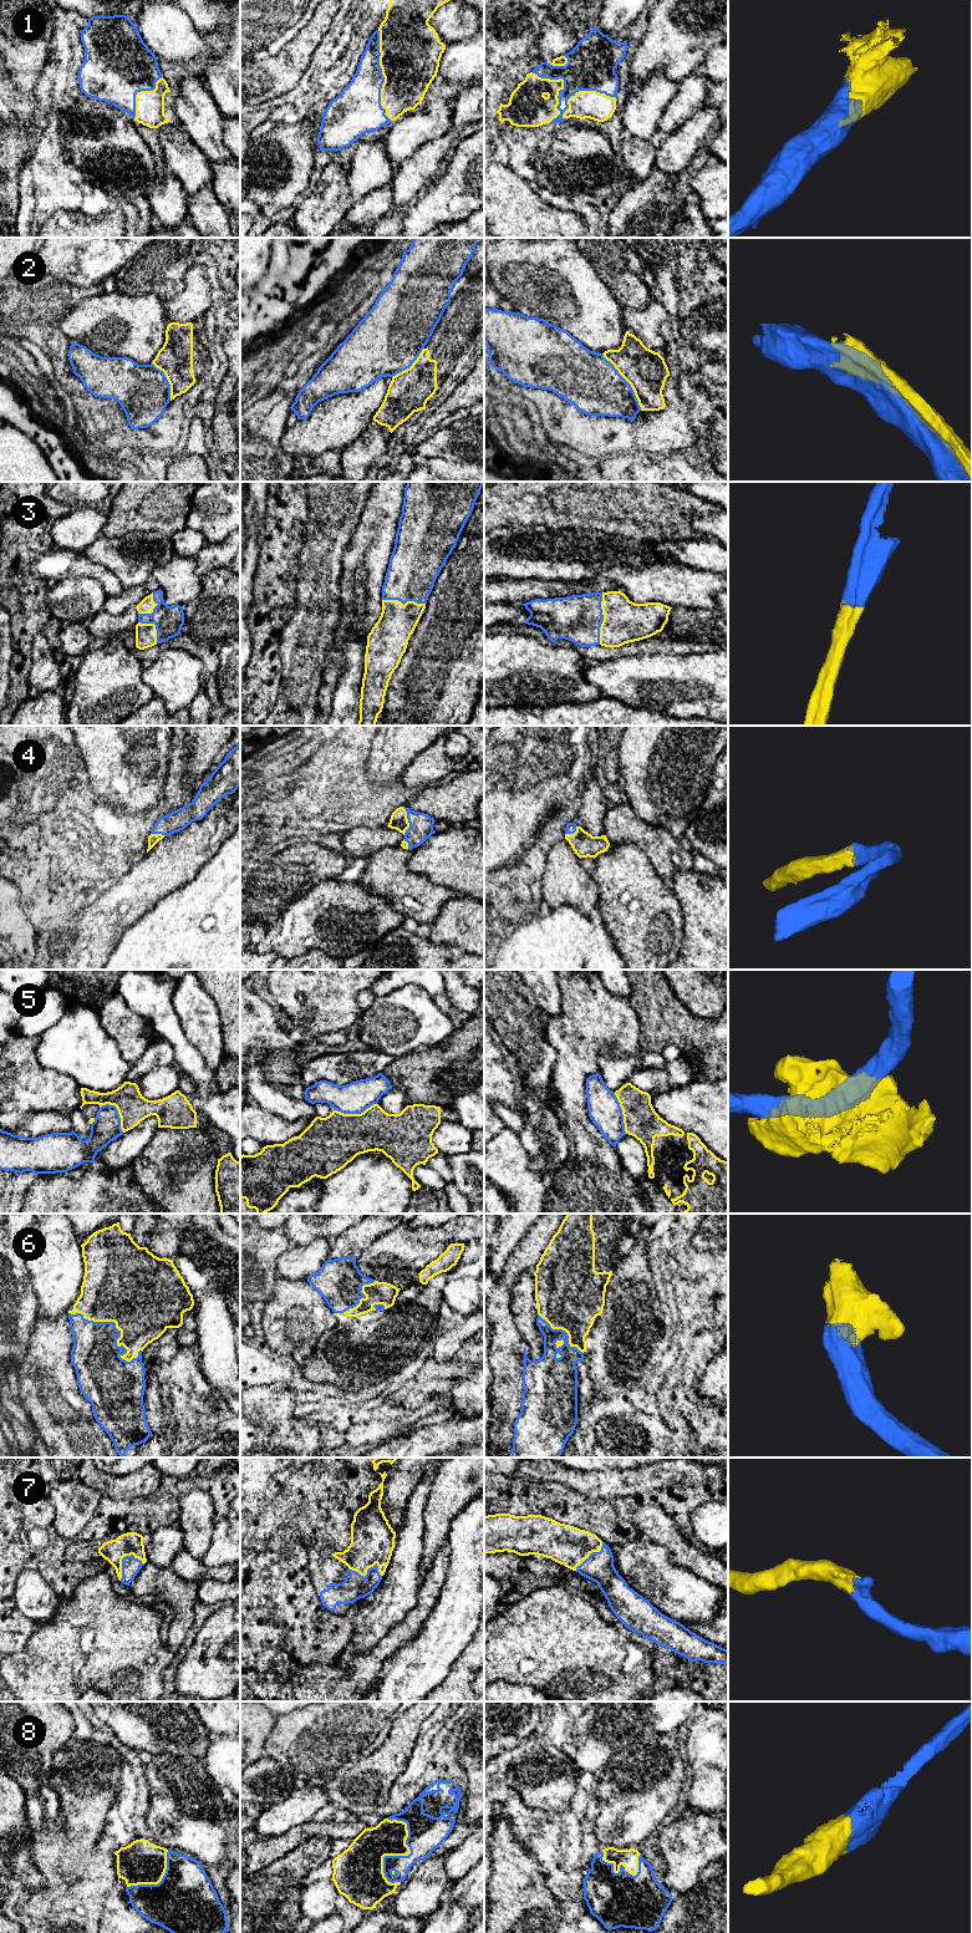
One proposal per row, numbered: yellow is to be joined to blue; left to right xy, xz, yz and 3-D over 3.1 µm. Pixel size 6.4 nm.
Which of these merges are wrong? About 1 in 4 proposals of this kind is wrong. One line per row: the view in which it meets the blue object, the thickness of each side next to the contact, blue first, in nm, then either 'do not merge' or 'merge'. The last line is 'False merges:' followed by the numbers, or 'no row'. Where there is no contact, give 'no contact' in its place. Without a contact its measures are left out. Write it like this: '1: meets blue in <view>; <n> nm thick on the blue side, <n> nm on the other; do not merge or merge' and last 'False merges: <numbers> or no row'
1: meets blue in yz; 180 nm thick on the blue side, 260 nm on the other; merge
2: meets blue in yz; 360 nm thick on the blue side, 280 nm on the other; do not merge
3: meets blue in yz; 300 nm thick on the blue side, 280 nm on the other; merge
4: meets blue in xz; 160 nm thick on the blue side, 120 nm on the other; merge
5: meets blue in xz; 200 nm thick on the blue side, 340 nm on the other; do not merge
6: meets blue in xy; 300 nm thick on the blue side, 460 nm on the other; merge
7: meets blue in xy; 120 nm thick on the blue side, 150 nm on the other; merge
8: meets blue in xz; 220 nm thick on the blue side, 220 nm on the other; merge
False merges: 2, 5

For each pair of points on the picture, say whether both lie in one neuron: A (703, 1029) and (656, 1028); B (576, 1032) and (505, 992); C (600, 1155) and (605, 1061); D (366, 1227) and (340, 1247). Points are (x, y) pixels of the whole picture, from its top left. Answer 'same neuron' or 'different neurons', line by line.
A: same neuron
B: different neurons
C: different neurons
D: same neuron

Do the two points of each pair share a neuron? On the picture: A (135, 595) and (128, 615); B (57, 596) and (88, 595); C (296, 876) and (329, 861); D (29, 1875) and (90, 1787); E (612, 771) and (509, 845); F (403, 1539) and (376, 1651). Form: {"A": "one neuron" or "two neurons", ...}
{"A": "two neurons", "B": "one neuron", "C": "one neuron", "D": "two neurons", "E": "two neurons", "F": "two neurons"}

